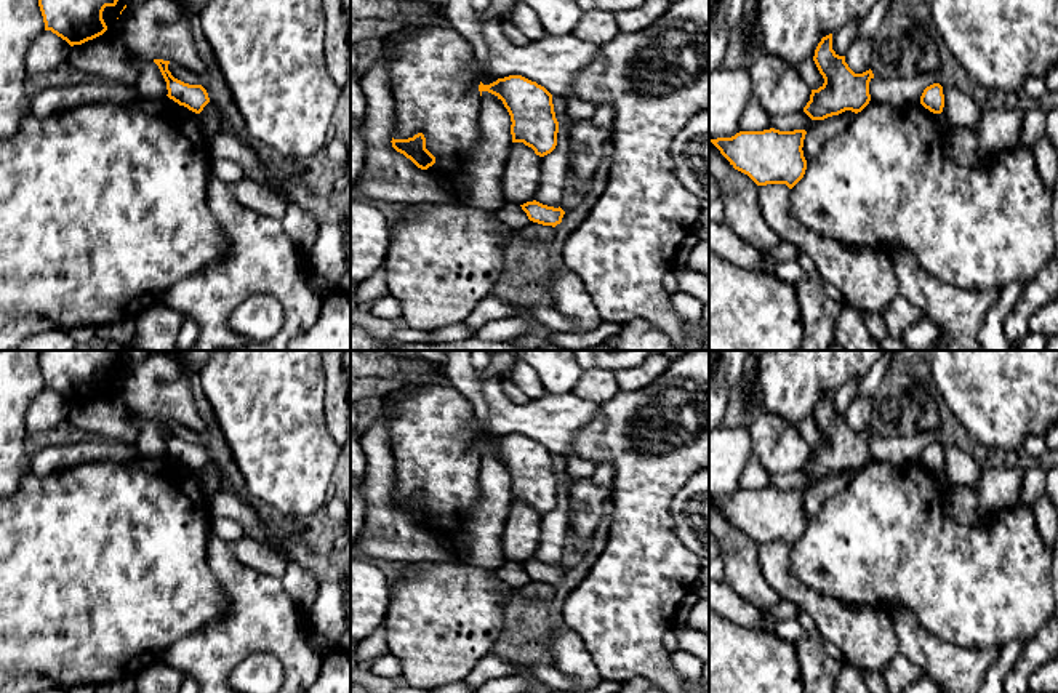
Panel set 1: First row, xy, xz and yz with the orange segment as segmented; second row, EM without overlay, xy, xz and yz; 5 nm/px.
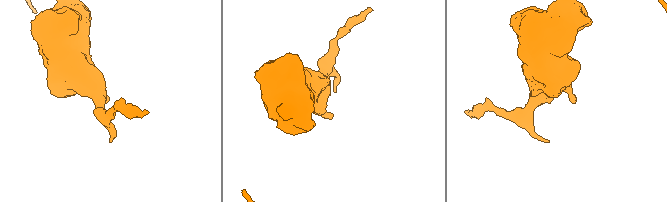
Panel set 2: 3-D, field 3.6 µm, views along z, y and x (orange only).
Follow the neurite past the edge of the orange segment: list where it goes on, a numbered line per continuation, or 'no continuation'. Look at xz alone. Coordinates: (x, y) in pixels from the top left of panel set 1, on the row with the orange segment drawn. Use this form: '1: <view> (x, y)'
no continuation

